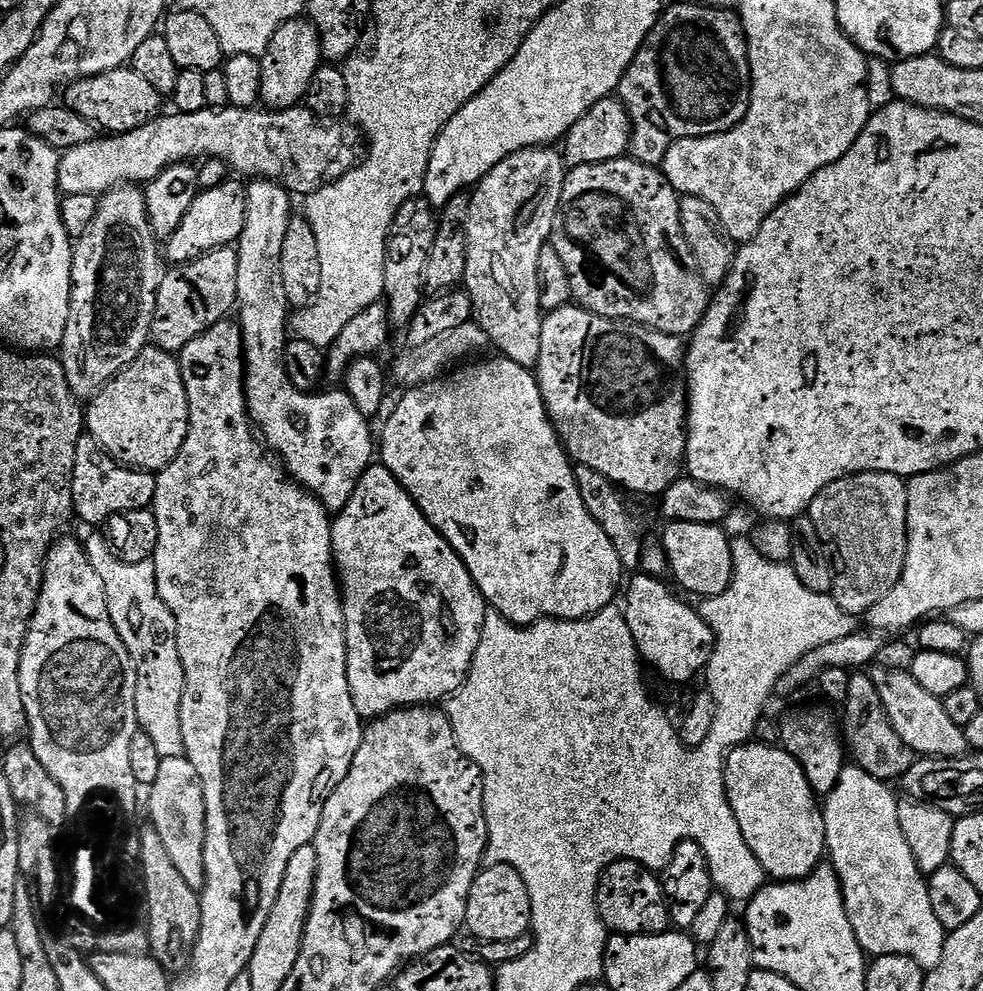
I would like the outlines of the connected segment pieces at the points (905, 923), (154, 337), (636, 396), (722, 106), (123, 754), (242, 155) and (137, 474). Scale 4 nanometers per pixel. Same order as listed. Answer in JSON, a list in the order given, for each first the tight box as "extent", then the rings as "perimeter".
[{"extent":[822,766,946,973],"perimeter":[[[855,766],[844,767],[838,778],[838,786],[827,793],[822,804],[828,843],[826,856],[840,880],[844,909],[850,918],[850,926],[854,926],[856,940],[865,953],[872,958],[902,954],[906,958],[914,958],[914,962],[918,962],[918,966],[929,973],[942,958],[946,933],[930,906],[930,890],[925,873],[914,862],[910,846],[906,846],[906,834],[902,834],[902,822],[898,822],[898,796],[888,788],[891,787],[885,781],[866,774],[866,770]]]},{"extent":[151,247,238,354],"perimeter":[[[235,247],[215,248],[205,256],[189,259],[188,263],[173,267],[172,272],[165,271],[163,280],[157,290],[157,309],[151,333],[151,343],[163,352],[179,354],[194,338],[198,338],[207,328],[214,326],[219,320],[229,315],[228,311],[237,307],[238,294],[238,252]]]},{"extent":[534,306,688,497],"perimeter":[[[579,306],[559,308],[547,313],[542,326],[542,346],[538,354],[538,362],[534,369],[536,380],[540,384],[540,393],[544,399],[545,410],[553,427],[560,437],[568,456],[579,467],[598,470],[598,474],[606,474],[613,484],[629,493],[637,492],[640,496],[659,497],[675,480],[681,479],[686,468],[684,455],[686,454],[686,442],[688,441],[688,403],[686,401],[686,384],[676,375],[685,371],[684,357],[686,355],[686,344],[679,336],[662,334],[652,328],[643,328],[641,324],[629,324],[627,320],[611,320],[605,316],[599,316],[593,312],[587,312]]]},{"extent":[618,4,752,166],"perimeter":[[[676,4],[673,8],[672,5],[665,7],[664,11],[660,13],[654,30],[650,30],[646,42],[642,42],[642,46],[638,50],[634,62],[630,62],[630,66],[626,70],[626,74],[622,78],[618,89],[618,98],[624,103],[624,108],[628,112],[628,118],[632,123],[631,159],[637,160],[640,164],[660,166],[663,165],[666,154],[674,142],[685,140],[686,138],[698,138],[702,140],[706,136],[717,136],[723,132],[729,132],[729,130],[736,128],[743,122],[746,110],[750,106],[751,93],[752,71],[748,65],[748,40],[744,37],[744,26],[740,23],[739,15],[735,11],[725,10],[715,6],[703,8],[700,4]]]},{"extent":[20,539,138,804],"perimeter":[[[57,539],[48,551],[42,590],[22,650],[22,666],[20,667],[22,702],[26,702],[27,731],[30,736],[32,732],[30,743],[34,754],[38,754],[38,762],[42,762],[42,766],[46,766],[46,770],[50,770],[50,778],[54,778],[54,782],[58,782],[62,786],[66,800],[76,800],[76,804],[81,804],[80,796],[84,796],[84,792],[88,792],[88,788],[116,788],[116,792],[120,792],[120,796],[132,796],[132,782],[135,778],[134,770],[130,770],[130,738],[134,738],[134,734],[138,731],[136,722],[136,664],[126,650],[126,646],[110,618],[110,610],[106,602],[106,586],[102,586],[102,578],[98,578],[98,570],[94,570],[94,566],[90,566],[90,558],[86,554],[83,543],[79,539],[77,541],[64,539]]]},{"extent":[58,106,354,198],"perimeter":[[[306,106],[281,112],[206,107],[194,114],[171,115],[161,114],[138,130],[108,134],[105,140],[97,138],[63,153],[58,170],[61,193],[103,194],[121,186],[147,186],[175,164],[221,160],[233,173],[241,172],[236,173],[241,177],[272,181],[289,194],[307,198],[354,167],[347,138]]]},{"extent":[72,434,156,526],"perimeter":[[[85,434],[78,438],[78,450],[74,454],[74,478],[72,479],[72,507],[77,517],[81,516],[88,524],[102,526],[114,514],[151,508],[155,493],[156,476],[153,473],[142,472],[139,468],[119,464],[92,436]]]}]

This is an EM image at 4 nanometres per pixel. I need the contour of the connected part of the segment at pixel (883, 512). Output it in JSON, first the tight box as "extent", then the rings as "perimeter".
{"extent":[806,472,908,617],"perimeter":[[[859,472],[853,476],[842,478],[838,482],[830,482],[830,486],[826,486],[826,490],[822,490],[822,494],[818,494],[818,498],[814,498],[814,502],[808,507],[806,514],[814,522],[814,530],[818,530],[818,538],[822,538],[824,547],[828,550],[828,558],[832,561],[831,596],[836,599],[838,606],[842,606],[842,610],[849,616],[863,617],[870,610],[870,606],[882,602],[882,598],[886,598],[886,594],[890,594],[890,590],[894,590],[898,578],[902,578],[902,570],[906,562],[906,550],[908,549],[908,485],[905,477],[886,474],[885,472]]]}

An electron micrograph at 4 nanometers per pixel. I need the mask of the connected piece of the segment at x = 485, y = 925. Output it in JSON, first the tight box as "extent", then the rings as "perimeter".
{"extent":[464,864,532,942],"perimeter":[[[505,864],[481,867],[480,873],[474,878],[474,886],[470,886],[464,922],[467,931],[472,931],[477,941],[507,942],[509,938],[529,935],[532,926],[532,903],[530,890],[526,890],[526,882],[522,882],[522,874],[518,874],[514,866]]]}

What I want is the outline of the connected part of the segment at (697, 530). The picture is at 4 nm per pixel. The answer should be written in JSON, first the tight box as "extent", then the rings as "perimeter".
{"extent":[660,521,732,598],"perimeter":[[[672,521],[667,523],[668,529],[662,534],[660,545],[668,557],[668,567],[671,575],[676,575],[676,580],[688,592],[693,592],[696,598],[707,598],[722,594],[724,585],[732,579],[732,545],[729,537],[720,533],[721,529],[714,524],[690,523],[676,524]]]}

